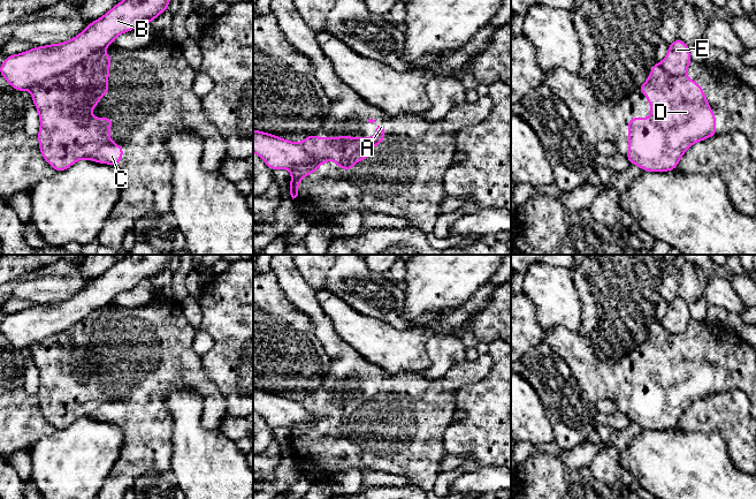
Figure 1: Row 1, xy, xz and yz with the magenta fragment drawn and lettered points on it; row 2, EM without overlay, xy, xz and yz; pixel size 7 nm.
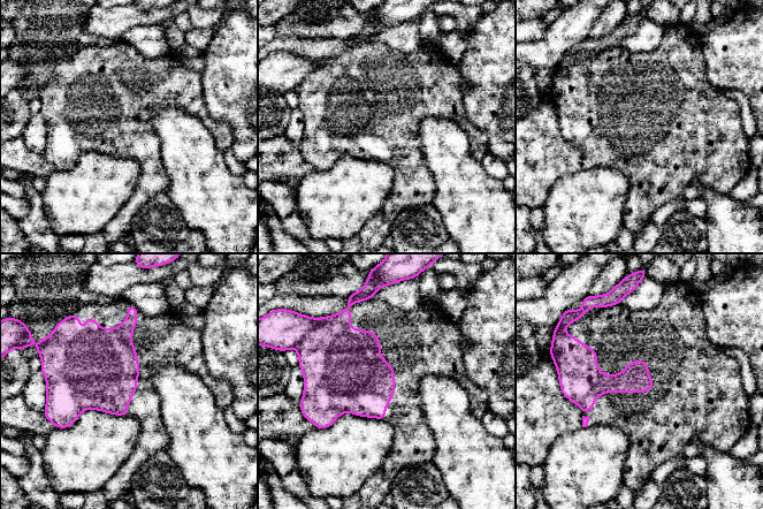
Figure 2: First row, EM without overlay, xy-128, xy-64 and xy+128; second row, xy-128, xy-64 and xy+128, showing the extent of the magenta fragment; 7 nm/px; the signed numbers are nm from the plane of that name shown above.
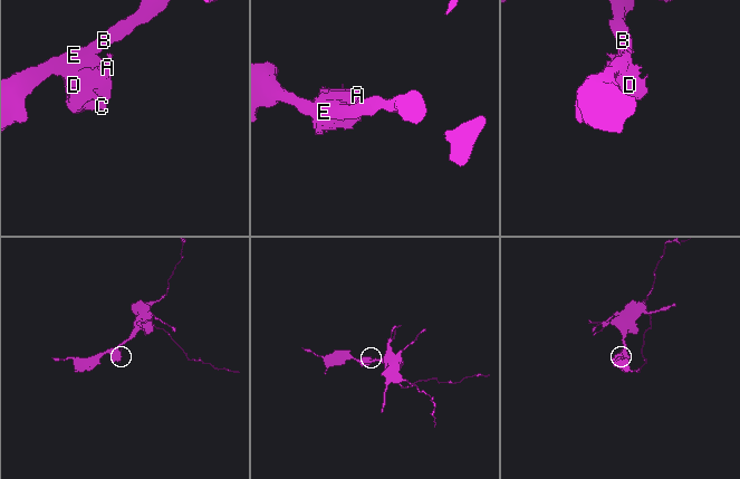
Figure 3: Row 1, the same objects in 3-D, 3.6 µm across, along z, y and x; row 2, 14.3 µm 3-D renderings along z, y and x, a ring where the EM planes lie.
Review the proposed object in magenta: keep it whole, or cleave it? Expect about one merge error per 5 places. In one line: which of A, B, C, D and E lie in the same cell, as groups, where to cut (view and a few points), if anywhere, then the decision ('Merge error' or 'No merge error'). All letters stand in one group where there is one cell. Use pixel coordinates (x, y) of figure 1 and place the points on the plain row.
Groups: A C D / B E. Split along xy (100, 308), (66, 329), (36, 340), (29, 347). Merge error

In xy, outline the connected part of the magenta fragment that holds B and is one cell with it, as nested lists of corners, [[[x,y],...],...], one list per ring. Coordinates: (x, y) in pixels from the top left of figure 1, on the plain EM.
[[[127,255],[99,278],[91,280],[75,296],[61,302],[37,304],[23,311],[7,315],[0,324],[0,331],[15,348],[22,350],[30,347],[33,342],[67,330],[69,326],[85,319],[91,312],[108,305],[119,293],[129,290],[139,282],[151,282],[155,275],[168,267],[170,257],[171,255]]]

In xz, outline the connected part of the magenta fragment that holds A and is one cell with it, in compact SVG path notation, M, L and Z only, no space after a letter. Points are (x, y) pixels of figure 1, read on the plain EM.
M376 381L375 395L316 395L310 393L299 402L312 415L312 422L304 425L296 425L291 429L291 440L289 443L290 453L298 454L298 443L307 432L315 432L316 424L323 424L327 418L334 418L341 428L352 429L356 419L366 418L372 413L372 406L384 400L383 394L387 384Z

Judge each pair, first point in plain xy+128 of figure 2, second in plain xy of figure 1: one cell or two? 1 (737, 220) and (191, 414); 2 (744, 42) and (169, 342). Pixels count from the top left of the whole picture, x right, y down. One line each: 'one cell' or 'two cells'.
1: one cell
2: two cells

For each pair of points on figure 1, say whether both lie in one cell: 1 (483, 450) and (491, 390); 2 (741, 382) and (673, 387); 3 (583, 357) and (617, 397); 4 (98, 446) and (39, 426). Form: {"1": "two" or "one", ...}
{"1": "one", "2": "one", "3": "one", "4": "two"}

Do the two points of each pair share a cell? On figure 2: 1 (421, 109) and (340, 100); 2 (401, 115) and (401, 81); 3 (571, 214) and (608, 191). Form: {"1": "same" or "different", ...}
{"1": "same", "2": "same", "3": "same"}

